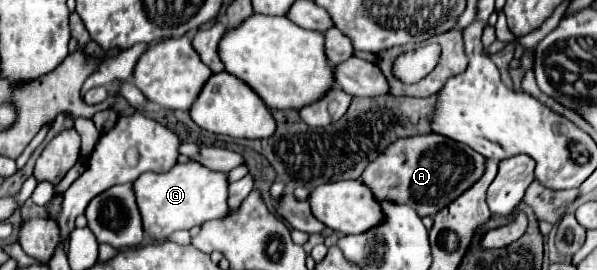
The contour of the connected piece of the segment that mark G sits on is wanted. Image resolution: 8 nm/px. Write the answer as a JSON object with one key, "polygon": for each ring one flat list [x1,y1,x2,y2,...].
{"polygon":[[192,159,188,163,176,163,168,173,142,173,134,181,134,191,142,213,144,233,154,241,164,241,174,231,190,229,210,219,222,219,230,211,226,173,212,171]]}

